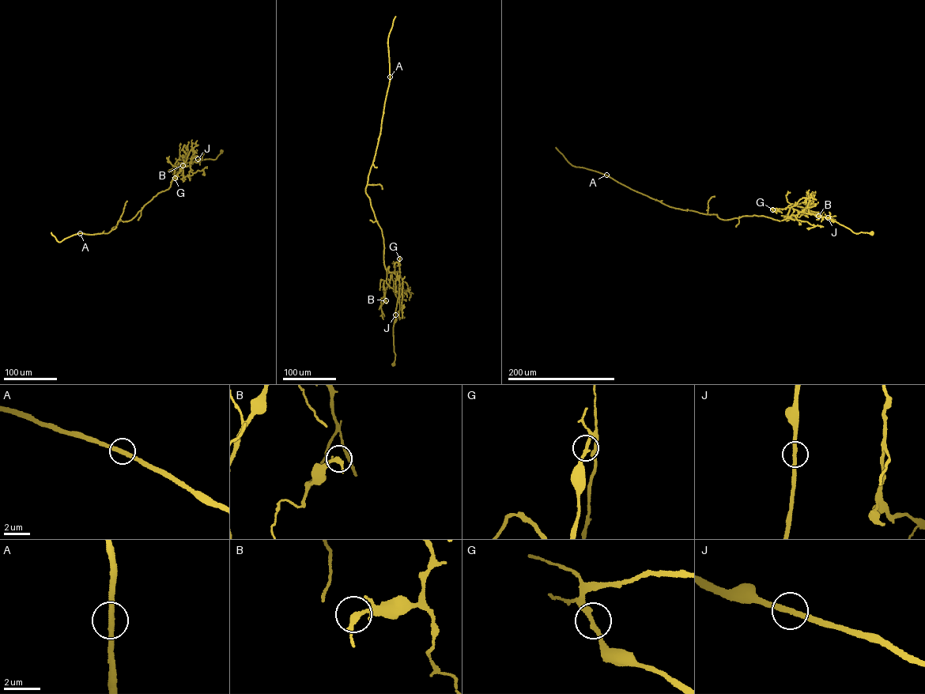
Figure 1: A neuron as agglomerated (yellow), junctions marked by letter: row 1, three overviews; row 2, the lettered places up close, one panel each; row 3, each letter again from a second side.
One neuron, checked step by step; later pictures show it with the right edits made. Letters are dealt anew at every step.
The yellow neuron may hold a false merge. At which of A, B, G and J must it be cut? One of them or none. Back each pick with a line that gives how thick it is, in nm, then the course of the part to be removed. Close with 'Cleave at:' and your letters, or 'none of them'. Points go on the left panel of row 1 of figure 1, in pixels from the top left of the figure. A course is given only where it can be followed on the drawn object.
Cleave at: none of them

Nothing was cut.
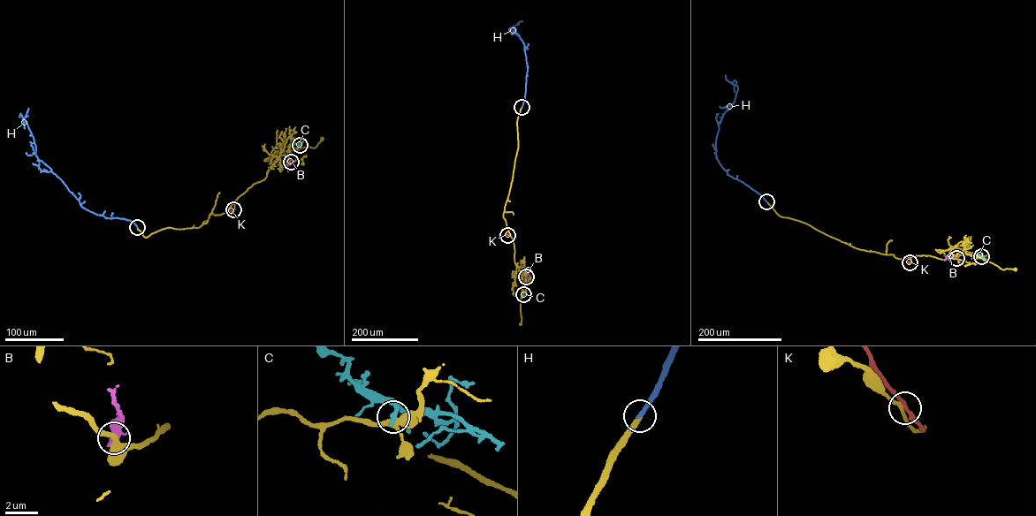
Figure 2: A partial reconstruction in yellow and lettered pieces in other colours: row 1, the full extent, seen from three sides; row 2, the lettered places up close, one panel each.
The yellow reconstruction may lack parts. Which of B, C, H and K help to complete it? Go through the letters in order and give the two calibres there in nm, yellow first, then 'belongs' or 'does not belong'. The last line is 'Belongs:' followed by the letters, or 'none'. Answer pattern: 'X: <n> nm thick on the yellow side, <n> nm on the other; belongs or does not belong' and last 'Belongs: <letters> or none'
B: 440 nm thick on the yellow side, 400 nm on the other; does not belong
C: 400 nm thick on the yellow side, 320 nm on the other; does not belong
H: 340 nm thick on the yellow side, 320 nm on the other; belongs
K: 200 nm thick on the yellow side, 240 nm on the other; does not belong
Belongs: H

